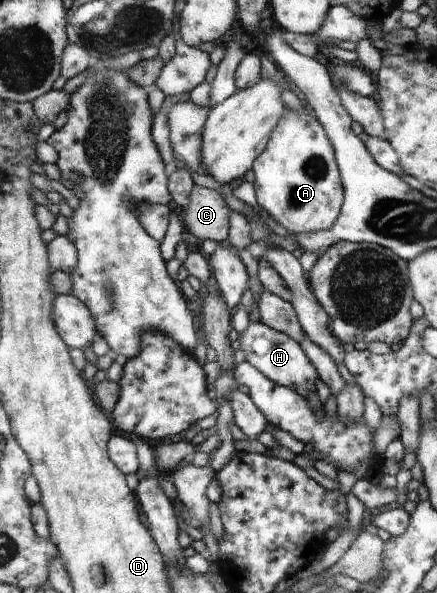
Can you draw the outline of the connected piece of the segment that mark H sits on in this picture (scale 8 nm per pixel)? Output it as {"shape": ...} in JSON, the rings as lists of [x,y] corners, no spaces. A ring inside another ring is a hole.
{"shape":[[[252,322],[244,332],[238,336],[238,342],[246,361],[256,367],[256,370],[263,372],[272,382],[279,383],[280,386],[292,388],[307,398],[311,393],[316,393],[316,384],[321,376],[316,366],[307,356],[298,342],[287,334],[274,330],[259,322]]]}

